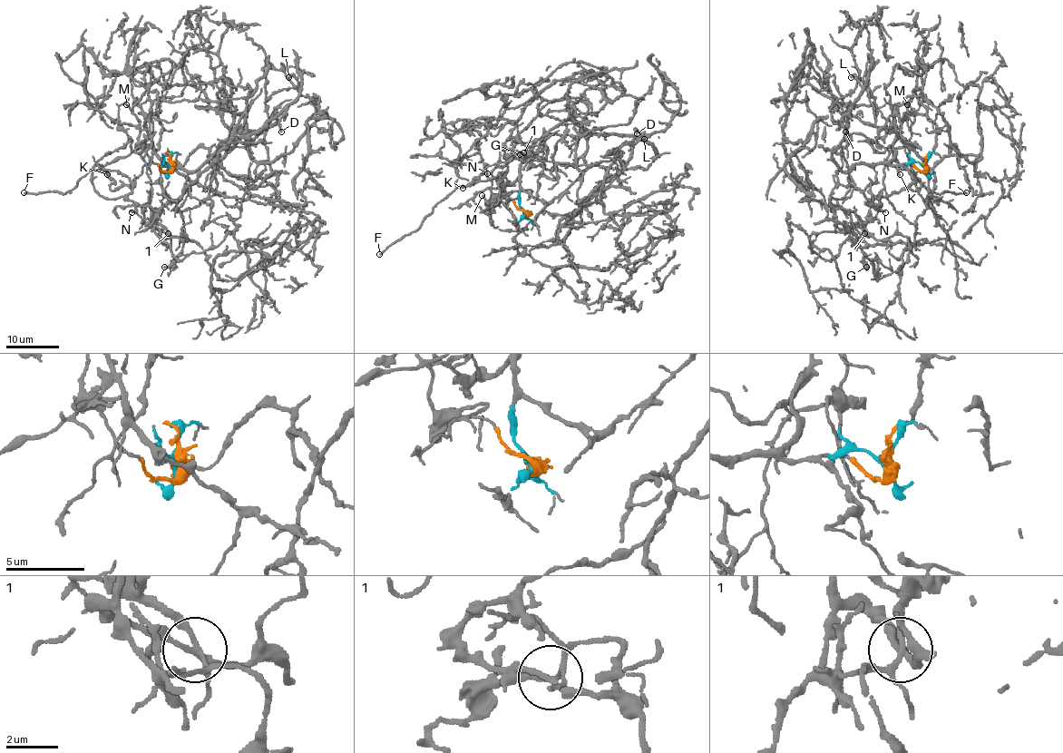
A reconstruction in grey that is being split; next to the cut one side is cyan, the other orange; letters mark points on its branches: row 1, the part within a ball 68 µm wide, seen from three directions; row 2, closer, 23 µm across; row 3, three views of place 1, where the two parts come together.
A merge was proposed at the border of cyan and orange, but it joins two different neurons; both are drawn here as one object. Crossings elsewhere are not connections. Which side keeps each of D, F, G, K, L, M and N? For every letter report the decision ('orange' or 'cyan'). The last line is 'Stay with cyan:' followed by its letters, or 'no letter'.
D: cyan
F: orange
G: orange
K: orange
L: cyan
M: orange
N: orange
Stay with cyan: D, L

